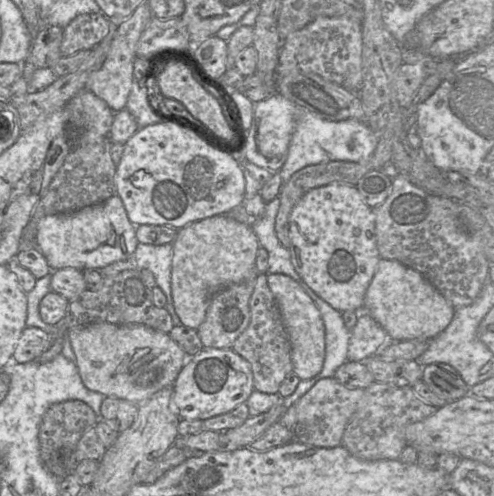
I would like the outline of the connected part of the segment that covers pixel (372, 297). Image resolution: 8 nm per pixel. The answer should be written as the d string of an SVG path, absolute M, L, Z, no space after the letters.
M380 258L374 276L366 290L362 311L368 313L387 333L389 340L433 339L452 321L453 306L418 271L397 260Z

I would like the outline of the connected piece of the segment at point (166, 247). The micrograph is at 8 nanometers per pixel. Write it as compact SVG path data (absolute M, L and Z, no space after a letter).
M139 243L133 254L136 268L150 270L155 278L156 285L166 296L166 310L170 313L174 326L183 325L178 317L171 293L171 265L172 244L148 245Z

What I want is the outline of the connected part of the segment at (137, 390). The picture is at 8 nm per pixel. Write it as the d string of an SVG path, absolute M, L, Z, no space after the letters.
M95 322L68 330L80 377L84 385L106 397L141 404L165 387L172 386L188 360L168 333L144 324Z

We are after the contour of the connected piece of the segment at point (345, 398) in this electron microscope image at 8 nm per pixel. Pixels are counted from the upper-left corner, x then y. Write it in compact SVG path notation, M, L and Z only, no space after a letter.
M335 378L319 380L296 402L296 422L291 430L294 439L305 445L333 448L342 444L344 430L355 413L364 389L349 389Z

